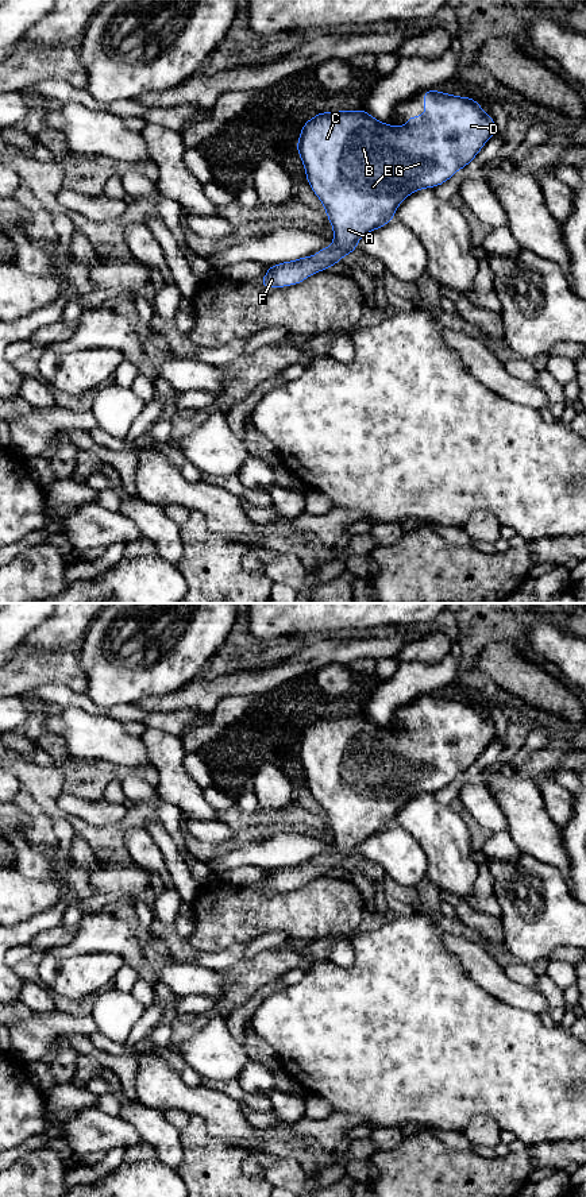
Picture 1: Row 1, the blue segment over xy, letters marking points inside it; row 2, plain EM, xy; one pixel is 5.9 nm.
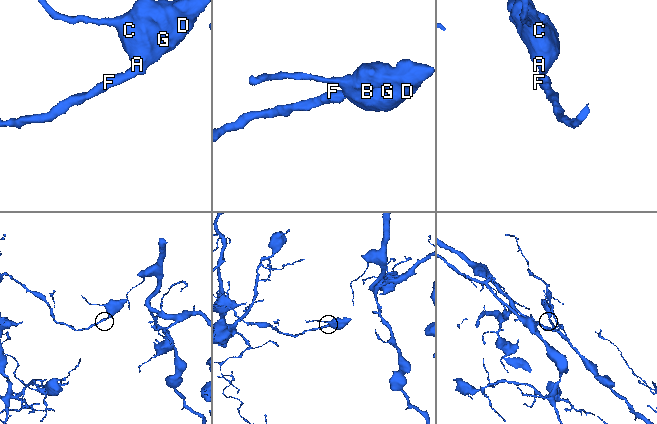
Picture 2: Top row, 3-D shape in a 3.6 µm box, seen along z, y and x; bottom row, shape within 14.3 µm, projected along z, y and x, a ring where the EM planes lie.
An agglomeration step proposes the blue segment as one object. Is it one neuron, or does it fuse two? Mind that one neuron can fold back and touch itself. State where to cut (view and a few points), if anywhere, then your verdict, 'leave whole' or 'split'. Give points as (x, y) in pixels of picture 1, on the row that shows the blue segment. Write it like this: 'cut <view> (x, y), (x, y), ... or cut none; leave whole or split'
cut none; leave whole

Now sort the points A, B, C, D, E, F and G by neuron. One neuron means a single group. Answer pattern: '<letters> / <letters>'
A B C D E F G

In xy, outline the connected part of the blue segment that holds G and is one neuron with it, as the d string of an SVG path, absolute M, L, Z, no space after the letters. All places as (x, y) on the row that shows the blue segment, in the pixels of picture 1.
M429 89L424 92L423 103L425 105L425 113L423 116L409 116L406 119L405 127L389 126L388 123L382 123L369 115L363 108L356 111L338 111L338 112L320 112L308 121L301 128L297 146L297 152L302 159L302 165L305 169L305 175L309 186L312 188L313 193L319 197L323 206L325 208L327 219L329 220L334 228L334 244L331 247L324 247L317 251L313 256L302 256L296 260L289 260L284 263L278 263L274 266L267 266L267 274L261 278L261 286L266 289L275 289L275 287L286 287L290 285L297 285L304 282L309 275L323 271L325 269L334 267L342 258L348 255L352 251L359 250L356 243L362 239L366 233L375 231L386 224L389 224L396 215L398 205L412 193L420 189L436 188L444 182L447 182L456 171L466 167L482 150L485 143L496 135L496 121L494 119L487 115L482 107L475 101L474 97L459 97L455 94L448 94L444 92L437 92L436 89Z

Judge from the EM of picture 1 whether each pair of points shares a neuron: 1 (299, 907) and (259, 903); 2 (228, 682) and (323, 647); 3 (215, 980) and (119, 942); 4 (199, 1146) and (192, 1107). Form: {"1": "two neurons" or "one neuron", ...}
{"1": "one neuron", "2": "one neuron", "3": "one neuron", "4": "two neurons"}

